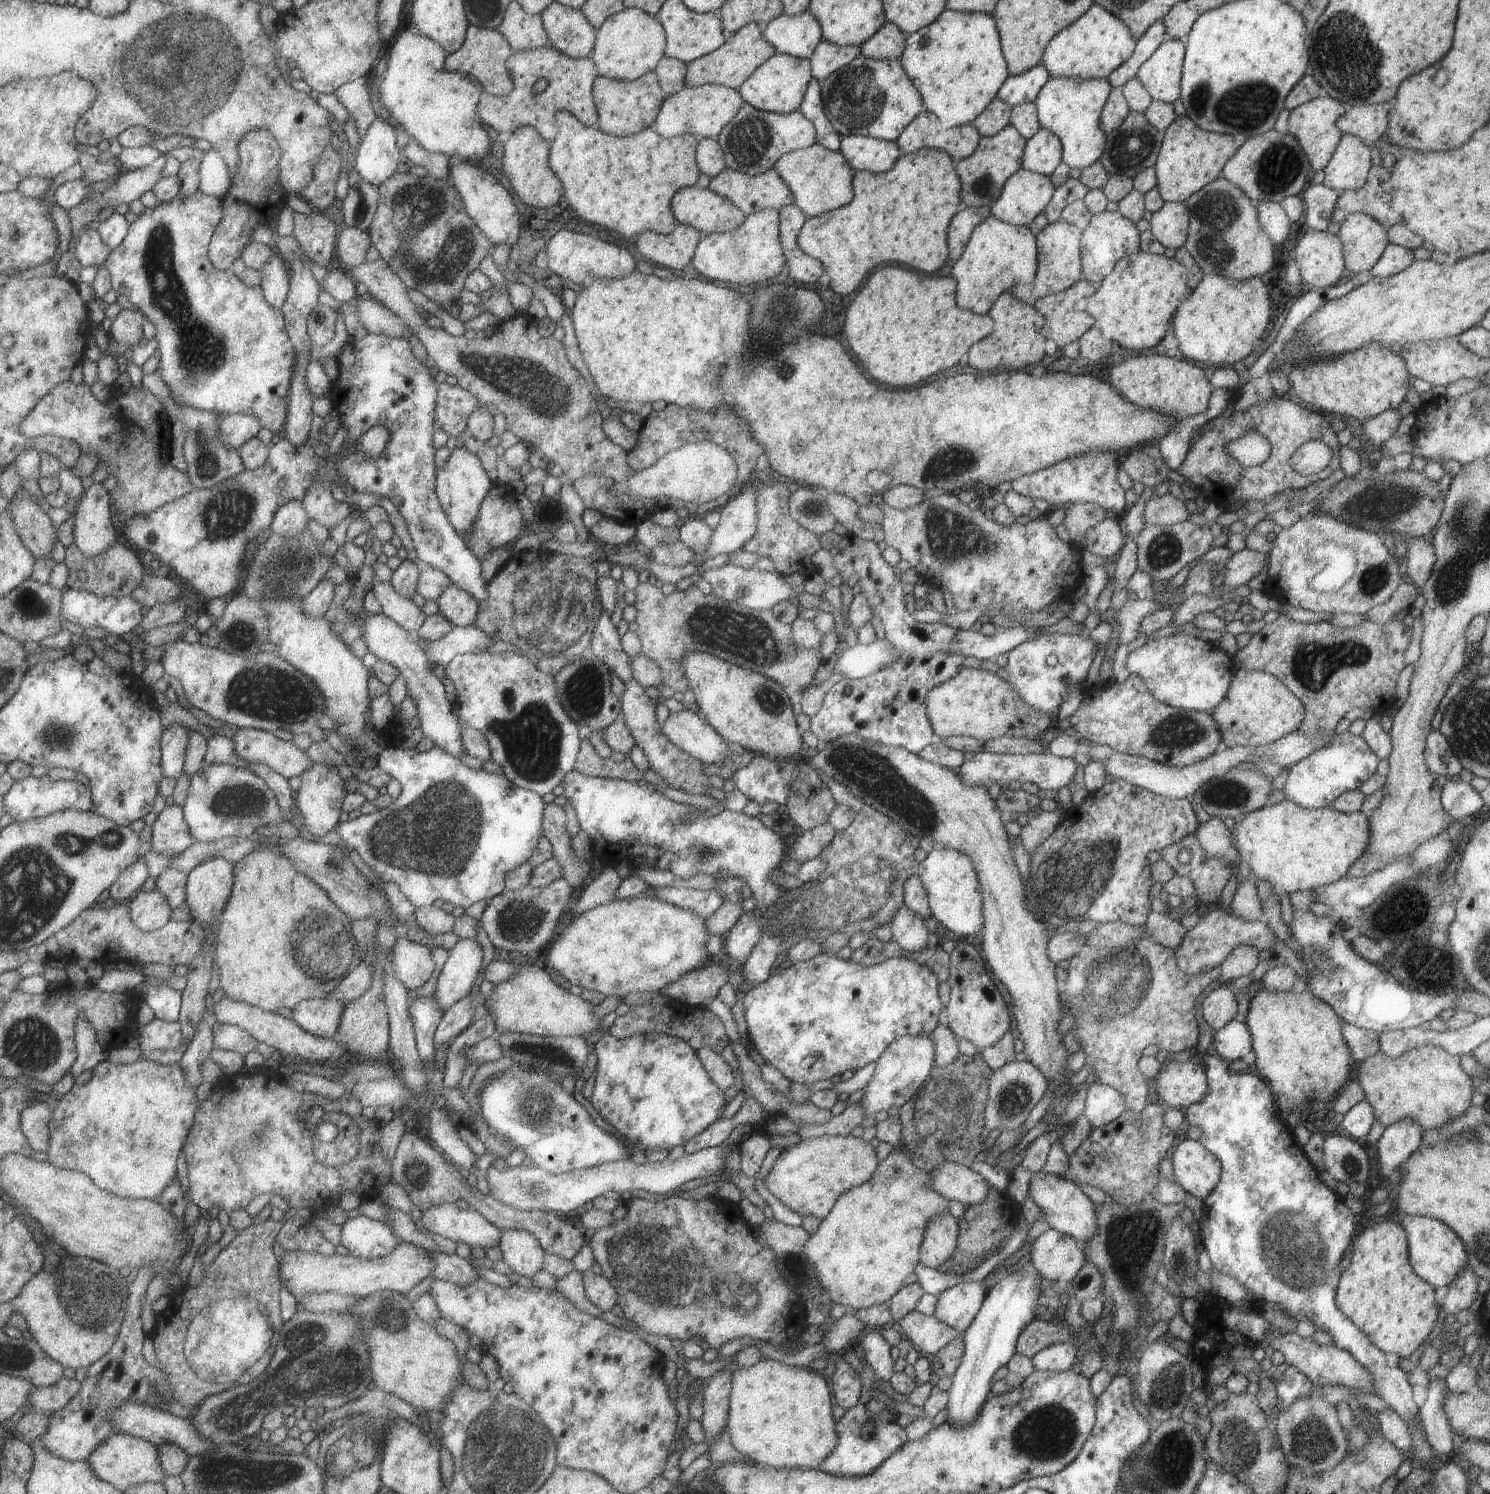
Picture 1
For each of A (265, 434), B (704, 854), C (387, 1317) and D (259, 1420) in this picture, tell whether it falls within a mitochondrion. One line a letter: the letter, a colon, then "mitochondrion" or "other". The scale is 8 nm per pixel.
A: other
B: mitochondrion
C: mitochondrion
D: other

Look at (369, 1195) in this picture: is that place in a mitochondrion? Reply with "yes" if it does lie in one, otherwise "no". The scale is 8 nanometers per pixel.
no

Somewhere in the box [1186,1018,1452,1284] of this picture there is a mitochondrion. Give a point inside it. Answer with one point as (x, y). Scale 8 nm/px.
(1350, 1165)

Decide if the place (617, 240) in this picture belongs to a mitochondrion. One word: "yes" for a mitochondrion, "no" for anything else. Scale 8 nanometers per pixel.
no

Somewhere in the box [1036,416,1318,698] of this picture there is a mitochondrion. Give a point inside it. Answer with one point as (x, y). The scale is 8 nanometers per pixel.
(1163, 550)

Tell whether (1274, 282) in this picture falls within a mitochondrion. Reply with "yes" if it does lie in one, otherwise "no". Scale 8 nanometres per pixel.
no

